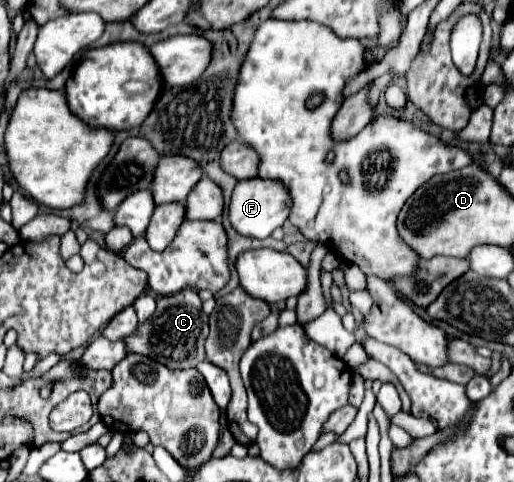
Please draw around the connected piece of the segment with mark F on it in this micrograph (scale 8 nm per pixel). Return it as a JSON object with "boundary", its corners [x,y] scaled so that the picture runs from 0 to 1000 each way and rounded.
{"boundary":[[[506,369],[467,373],[451,398],[444,427],[444,456],[451,473],[471,490],[490,494],[521,494],[537,473],[553,465],[560,444],[564,444],[564,407],[556,390],[537,373],[506,373]]]}

